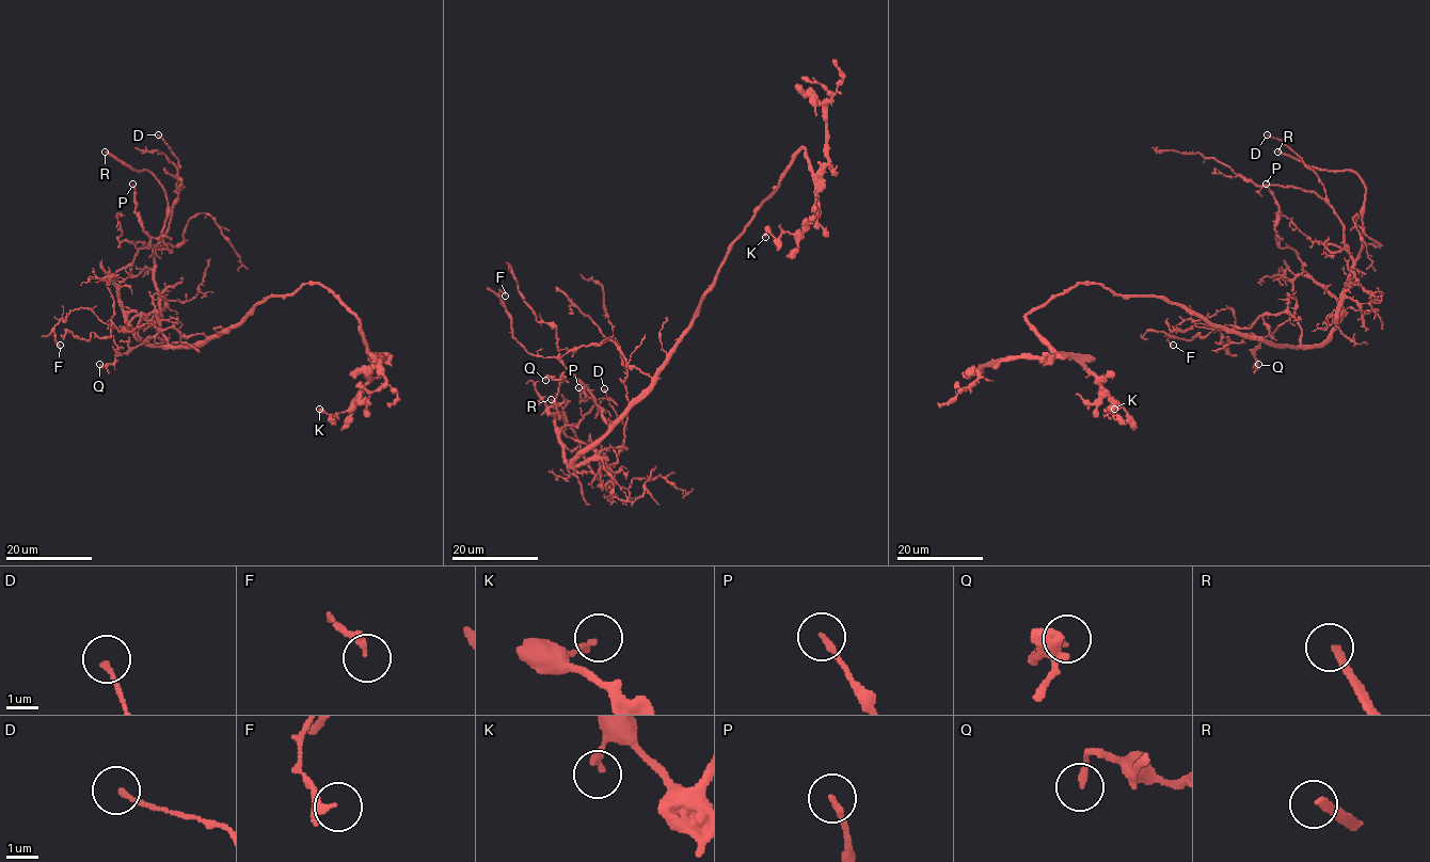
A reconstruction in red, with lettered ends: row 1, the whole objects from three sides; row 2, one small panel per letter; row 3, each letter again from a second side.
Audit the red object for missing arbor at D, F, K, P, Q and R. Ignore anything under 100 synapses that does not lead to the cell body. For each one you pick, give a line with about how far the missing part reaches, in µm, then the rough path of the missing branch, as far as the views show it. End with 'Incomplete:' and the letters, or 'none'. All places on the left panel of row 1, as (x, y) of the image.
R: 60 µm | (105, 152), (53, 123), (25, 91), (14, 73)
Incomplete: R

